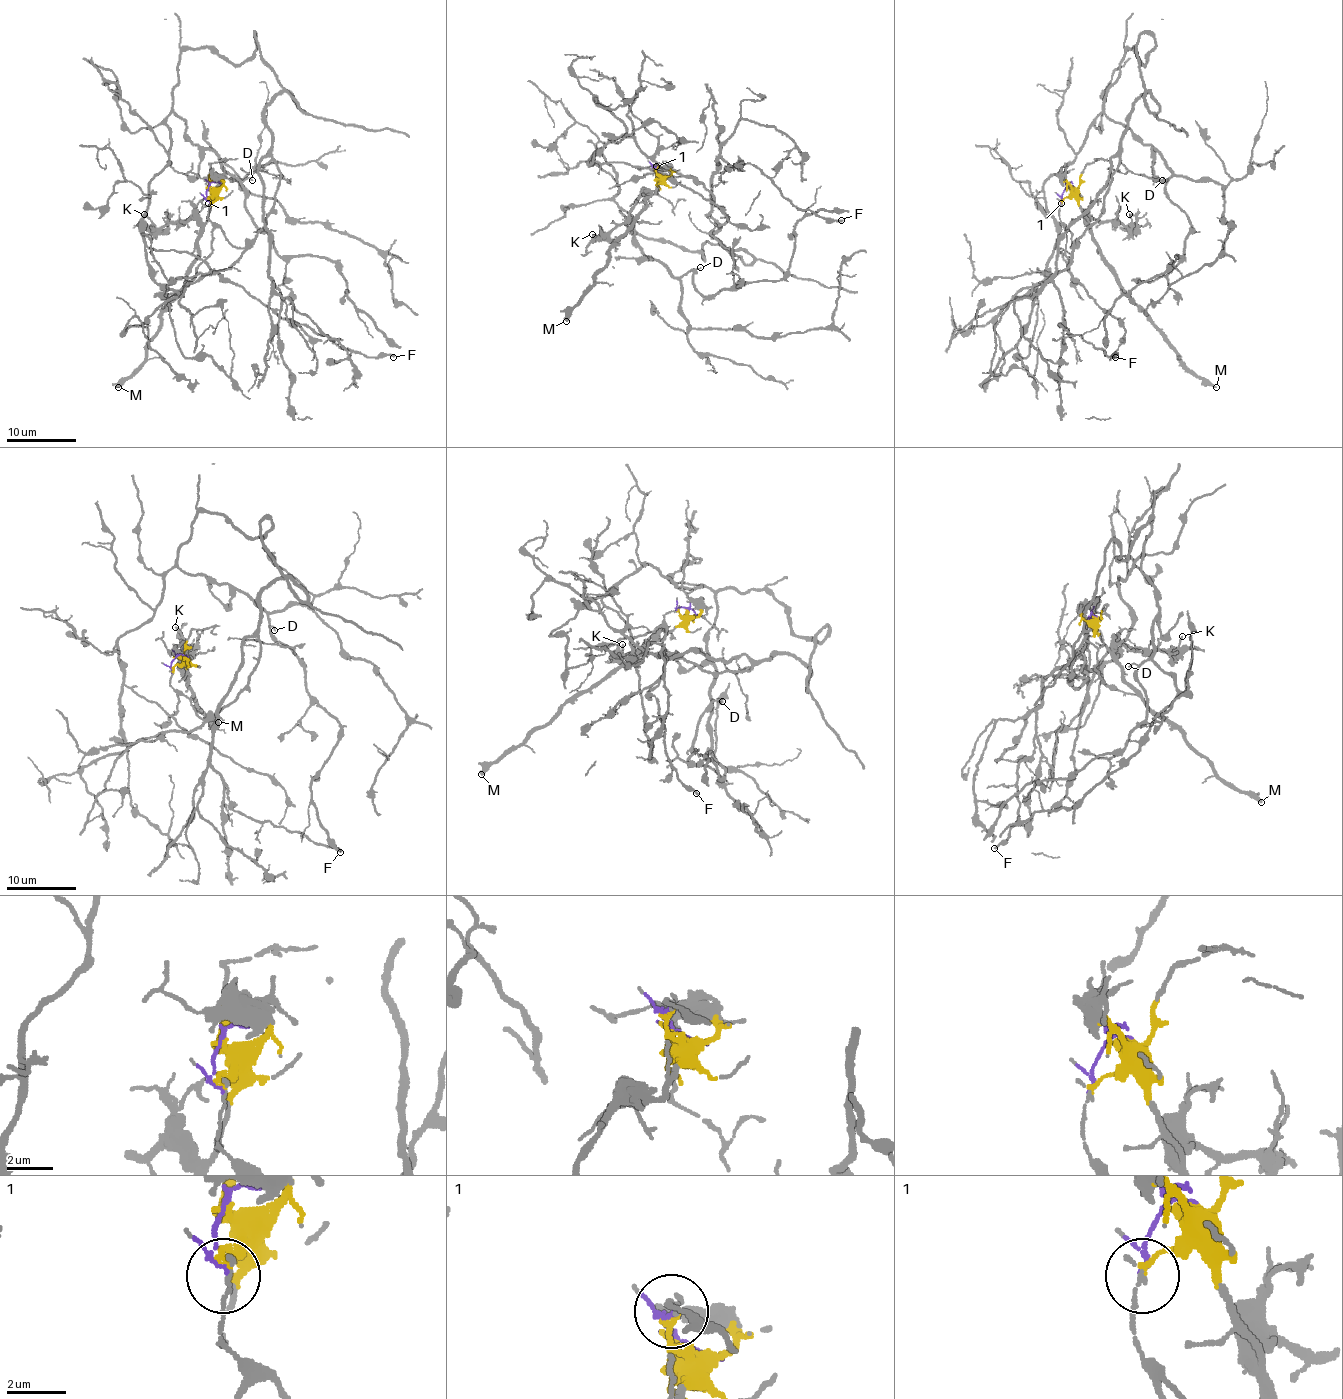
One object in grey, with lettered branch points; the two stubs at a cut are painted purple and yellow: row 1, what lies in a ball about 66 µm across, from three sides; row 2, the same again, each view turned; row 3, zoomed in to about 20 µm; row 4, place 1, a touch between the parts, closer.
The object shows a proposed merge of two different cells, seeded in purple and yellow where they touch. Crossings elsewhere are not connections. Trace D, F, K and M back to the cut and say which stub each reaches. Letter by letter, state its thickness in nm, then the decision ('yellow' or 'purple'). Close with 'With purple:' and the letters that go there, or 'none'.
D: 100 nm | purple
F: 220 nm | purple
K: 140 nm | yellow
M: 340 nm | yellow
With purple: D, F

